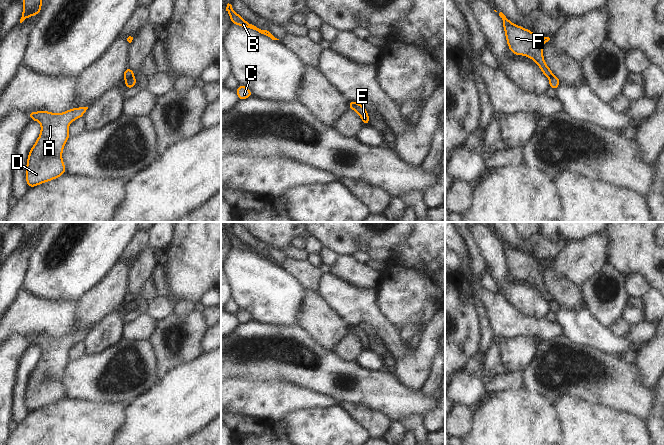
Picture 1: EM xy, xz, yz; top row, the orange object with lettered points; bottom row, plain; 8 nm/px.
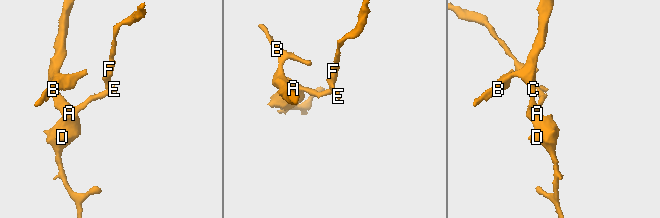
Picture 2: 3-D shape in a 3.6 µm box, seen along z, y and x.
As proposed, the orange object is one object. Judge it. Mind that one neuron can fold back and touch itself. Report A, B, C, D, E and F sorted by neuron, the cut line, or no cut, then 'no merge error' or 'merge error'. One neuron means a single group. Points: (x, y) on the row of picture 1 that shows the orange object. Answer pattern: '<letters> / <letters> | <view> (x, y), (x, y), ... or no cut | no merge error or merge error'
A B C D E / F | xy (133, 76), (125, 79) | merge error

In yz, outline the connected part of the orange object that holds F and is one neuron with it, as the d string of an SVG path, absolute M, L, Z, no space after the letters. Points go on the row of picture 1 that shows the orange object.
M502 12L499 13L499 16L503 20L503 28L509 50L514 55L531 58L534 63L539 66L542 73L547 78L551 78L553 72L544 60L542 48L544 43L552 42L553 39L550 35L545 35L544 38L540 40L532 31L511 23Z

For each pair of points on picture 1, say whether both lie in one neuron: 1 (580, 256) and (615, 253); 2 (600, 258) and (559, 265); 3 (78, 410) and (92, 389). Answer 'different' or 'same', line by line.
1: different
2: same
3: different

